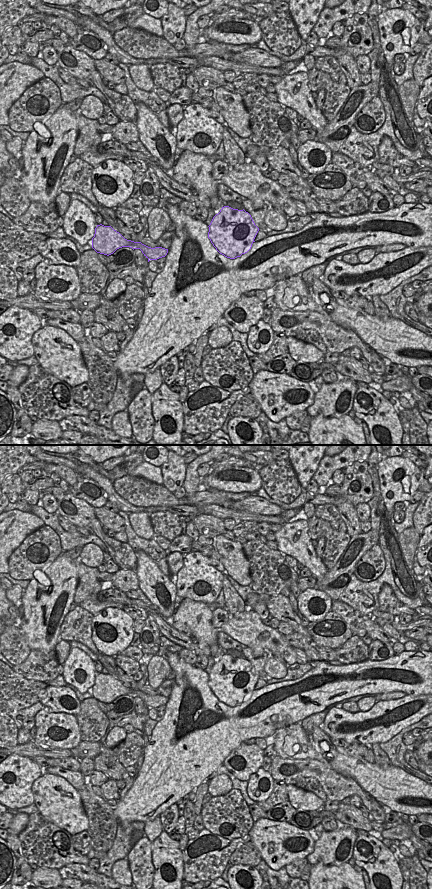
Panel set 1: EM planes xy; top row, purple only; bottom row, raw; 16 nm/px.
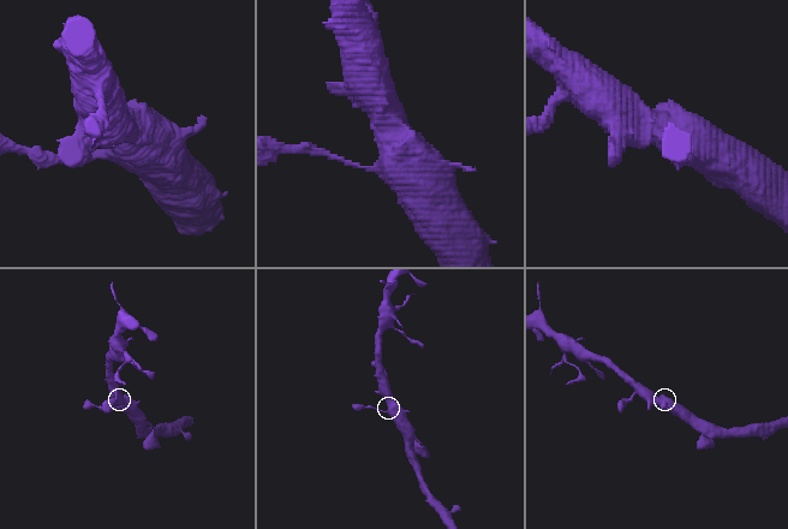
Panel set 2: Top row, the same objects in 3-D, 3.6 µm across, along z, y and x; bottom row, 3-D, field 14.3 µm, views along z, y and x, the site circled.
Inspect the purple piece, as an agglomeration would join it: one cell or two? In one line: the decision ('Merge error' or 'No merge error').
No merge error

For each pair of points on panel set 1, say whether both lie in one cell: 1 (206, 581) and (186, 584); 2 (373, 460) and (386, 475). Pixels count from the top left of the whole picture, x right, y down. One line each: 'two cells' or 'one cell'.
1: one cell
2: two cells

